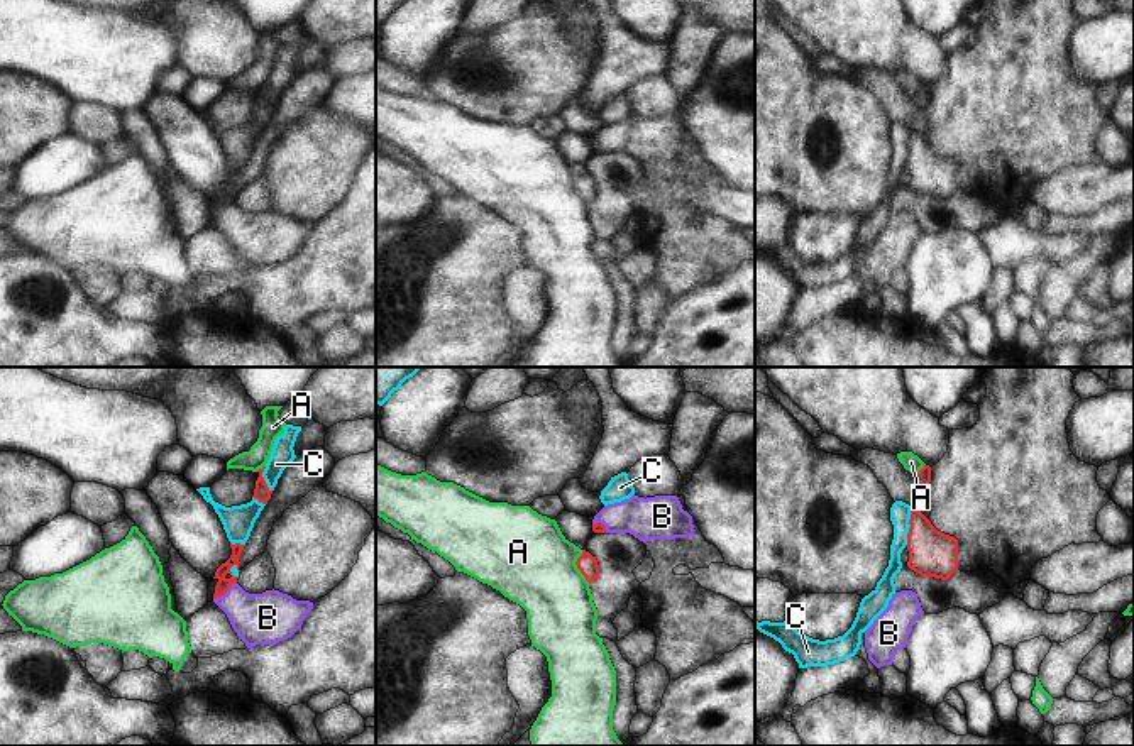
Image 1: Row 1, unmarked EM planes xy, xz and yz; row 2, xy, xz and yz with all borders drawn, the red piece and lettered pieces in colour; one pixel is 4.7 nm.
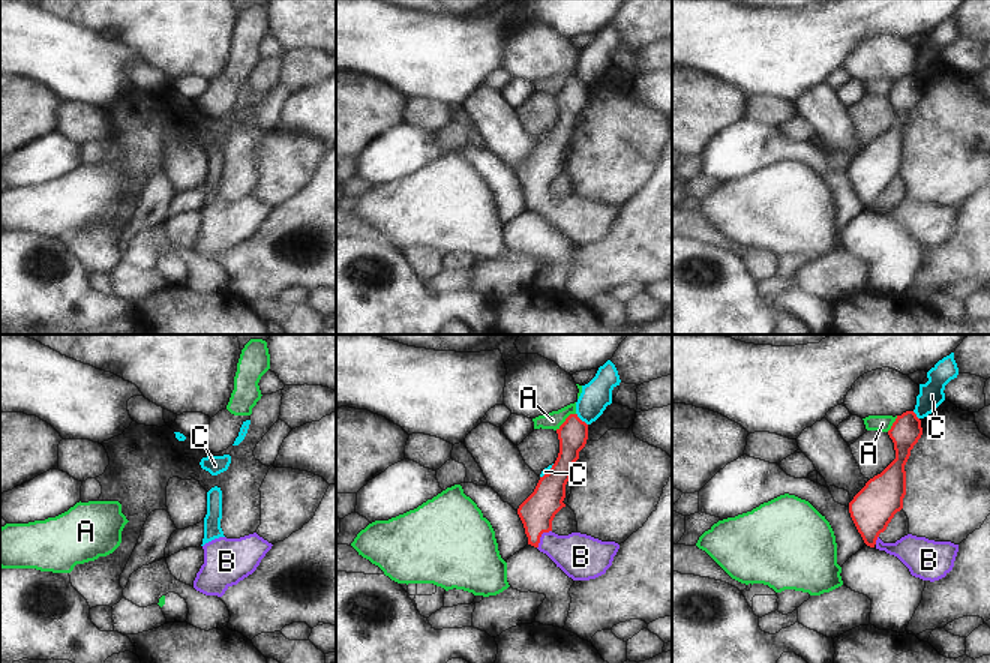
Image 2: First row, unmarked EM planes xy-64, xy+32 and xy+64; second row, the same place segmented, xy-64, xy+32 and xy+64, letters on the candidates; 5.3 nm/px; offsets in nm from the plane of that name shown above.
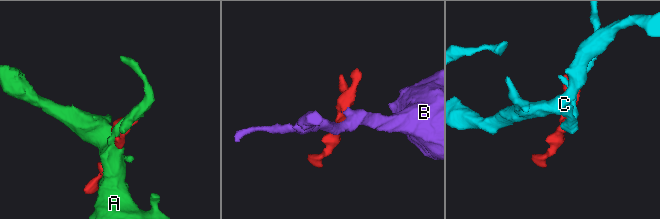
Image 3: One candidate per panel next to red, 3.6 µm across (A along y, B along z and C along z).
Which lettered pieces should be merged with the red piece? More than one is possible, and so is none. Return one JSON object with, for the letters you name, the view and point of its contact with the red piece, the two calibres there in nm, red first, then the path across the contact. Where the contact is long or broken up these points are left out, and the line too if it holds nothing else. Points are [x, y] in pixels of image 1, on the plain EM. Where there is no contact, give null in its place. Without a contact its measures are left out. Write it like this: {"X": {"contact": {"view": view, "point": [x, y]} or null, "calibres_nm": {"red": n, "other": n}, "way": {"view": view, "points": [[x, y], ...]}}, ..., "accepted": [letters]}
{"B": {"contact": {"view": "xy", "point": [224, 213]}, "calibres_nm": {"red": 70, "other": 240}, "way": {"view": "xy", "points": [[224, 205], [224, 213], [249, 235], [268, 239]]}}, "accepted": ["B"]}

